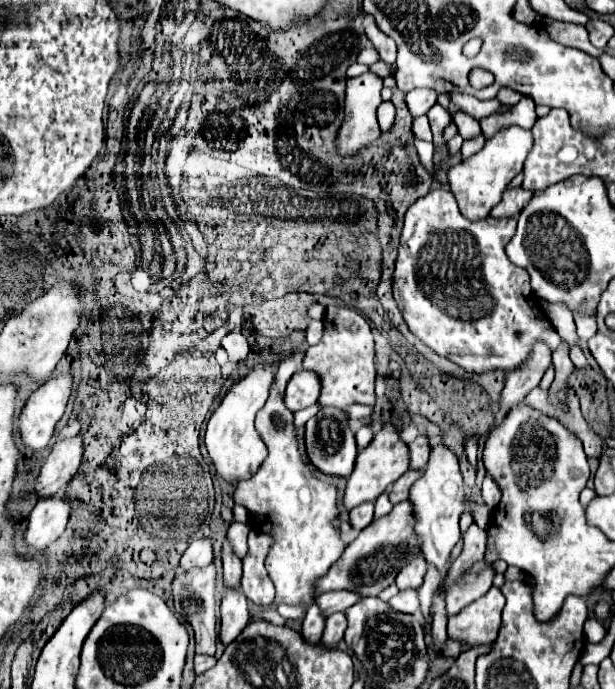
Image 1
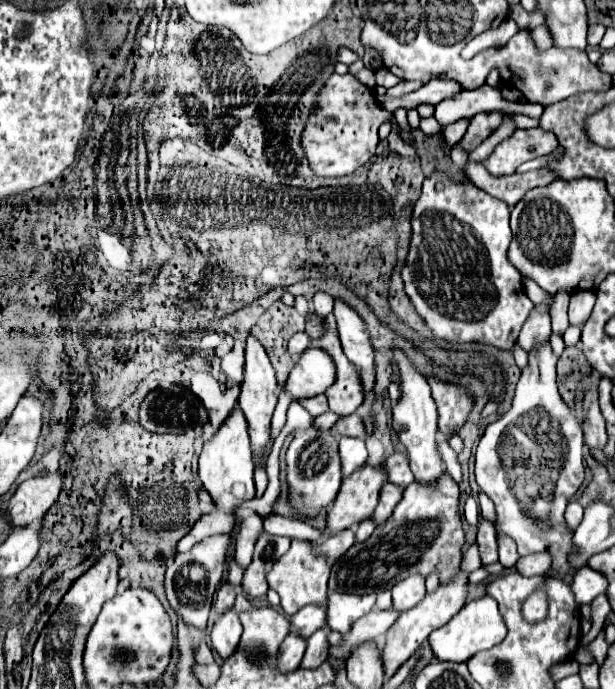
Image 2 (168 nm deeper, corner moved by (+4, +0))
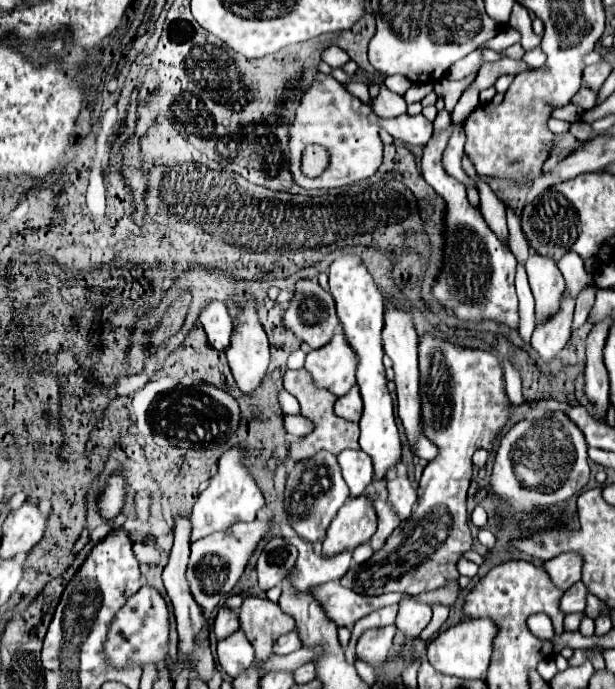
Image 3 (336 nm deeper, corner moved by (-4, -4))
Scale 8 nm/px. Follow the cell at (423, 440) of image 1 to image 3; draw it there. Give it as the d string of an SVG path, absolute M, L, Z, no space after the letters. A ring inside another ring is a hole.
M397 474L387 480L387 490L389 490L389 502L393 504L395 512L399 514L401 520L409 518L411 506L417 500L417 492L409 480L407 474Z

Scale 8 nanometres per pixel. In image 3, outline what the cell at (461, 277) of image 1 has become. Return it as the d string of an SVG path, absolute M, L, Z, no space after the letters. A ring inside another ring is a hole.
M451 128L433 132L431 140L423 148L421 172L427 184L445 200L443 216L443 266L431 288L433 298L459 320L483 322L493 320L511 330L519 328L519 302L515 294L517 260L507 242L501 240L485 222L479 206L473 206L465 194L465 186L449 176L443 168L443 152L449 140Z

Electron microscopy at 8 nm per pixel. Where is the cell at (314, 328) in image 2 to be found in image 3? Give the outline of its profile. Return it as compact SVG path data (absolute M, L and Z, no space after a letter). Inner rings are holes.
M315 280L297 282L295 298L283 316L287 328L311 348L325 346L339 326L335 302Z

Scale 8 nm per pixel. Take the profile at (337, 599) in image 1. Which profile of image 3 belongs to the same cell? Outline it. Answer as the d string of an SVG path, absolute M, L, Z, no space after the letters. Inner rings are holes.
M297 630L281 636L277 642L275 642L275 654L291 654L295 650L299 650L303 644L301 644L301 638L297 634Z

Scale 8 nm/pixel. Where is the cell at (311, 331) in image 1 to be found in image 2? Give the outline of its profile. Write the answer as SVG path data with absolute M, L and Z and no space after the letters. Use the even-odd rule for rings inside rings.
M297 332L297 334L289 340L287 350L289 350L291 356L297 356L297 354L301 354L307 346L309 346L309 338L307 338L307 334L305 334L305 332Z

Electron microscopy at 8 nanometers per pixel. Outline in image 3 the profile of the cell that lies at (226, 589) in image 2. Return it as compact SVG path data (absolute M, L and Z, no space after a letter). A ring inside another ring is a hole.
M223 606L213 622L213 632L217 636L217 640L227 638L231 632L235 632L239 628L239 614L227 606Z

